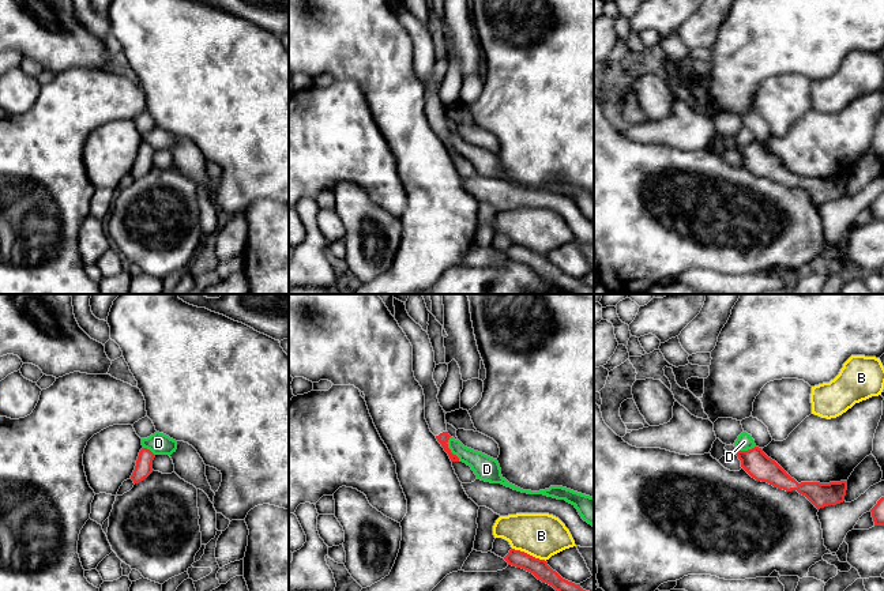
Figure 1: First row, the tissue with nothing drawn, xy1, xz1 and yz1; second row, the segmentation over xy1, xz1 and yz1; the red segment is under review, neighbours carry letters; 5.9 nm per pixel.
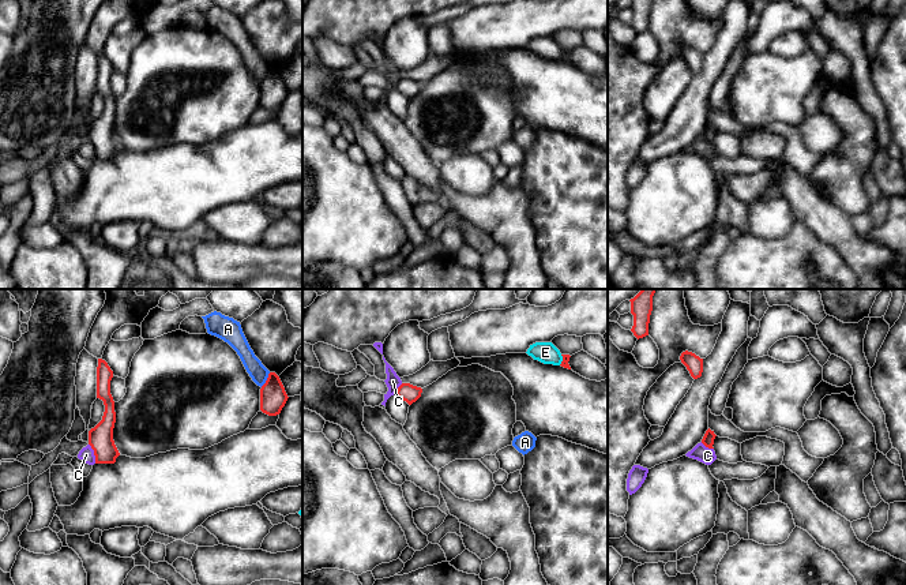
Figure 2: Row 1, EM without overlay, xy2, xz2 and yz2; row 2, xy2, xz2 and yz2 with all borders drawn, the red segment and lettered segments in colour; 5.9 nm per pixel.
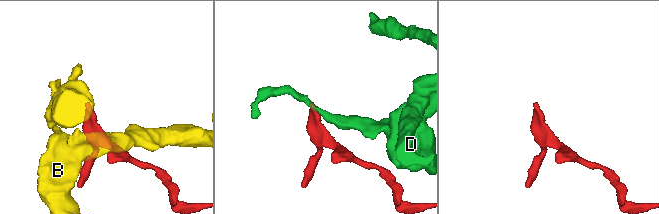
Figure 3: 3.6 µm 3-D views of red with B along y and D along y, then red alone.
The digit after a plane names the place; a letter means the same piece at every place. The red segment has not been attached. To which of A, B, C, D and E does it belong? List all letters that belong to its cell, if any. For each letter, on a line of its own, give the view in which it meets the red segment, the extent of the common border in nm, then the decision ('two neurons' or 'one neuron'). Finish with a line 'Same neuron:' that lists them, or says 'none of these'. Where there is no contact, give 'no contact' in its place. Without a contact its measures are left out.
A: meets red in xy2; contact 110 nm long; two neurons
B: meets red in xz1; contact 220 nm long; two neurons
C: meets red in xy2; contact 130 nm long; two neurons
D: meets red in xz1; contact 160 nm long; two neurons
E: meets red in xz2; contact 70 nm long; two neurons
Same neuron: none of these

